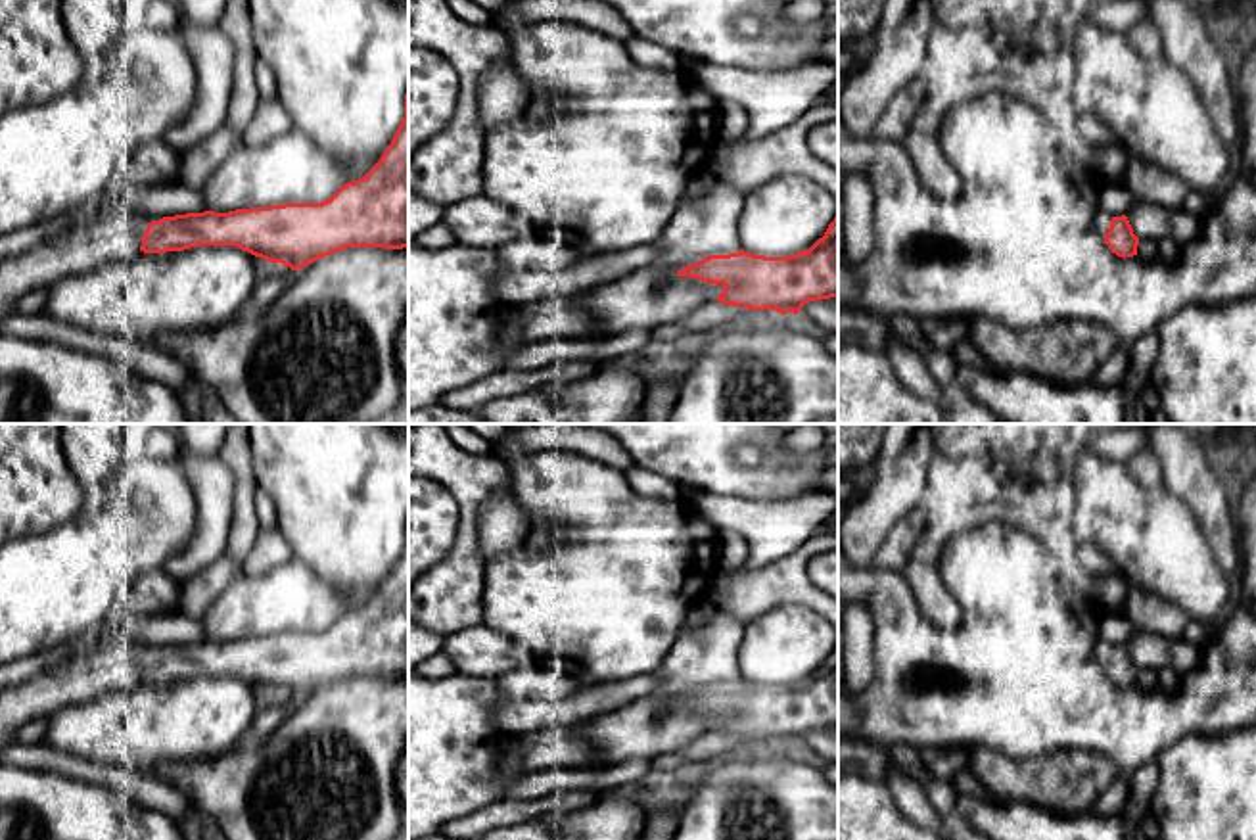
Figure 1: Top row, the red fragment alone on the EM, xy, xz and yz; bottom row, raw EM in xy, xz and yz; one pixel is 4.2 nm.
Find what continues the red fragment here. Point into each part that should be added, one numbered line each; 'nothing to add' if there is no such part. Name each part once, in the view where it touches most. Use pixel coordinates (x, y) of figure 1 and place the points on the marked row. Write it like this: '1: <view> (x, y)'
1: xy (106, 231)

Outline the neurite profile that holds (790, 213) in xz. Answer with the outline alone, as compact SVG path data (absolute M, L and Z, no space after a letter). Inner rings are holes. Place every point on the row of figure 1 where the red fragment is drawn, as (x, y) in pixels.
M777 176L744 196L738 236L744 251L788 257L809 249L838 215L838 201L803 176Z

